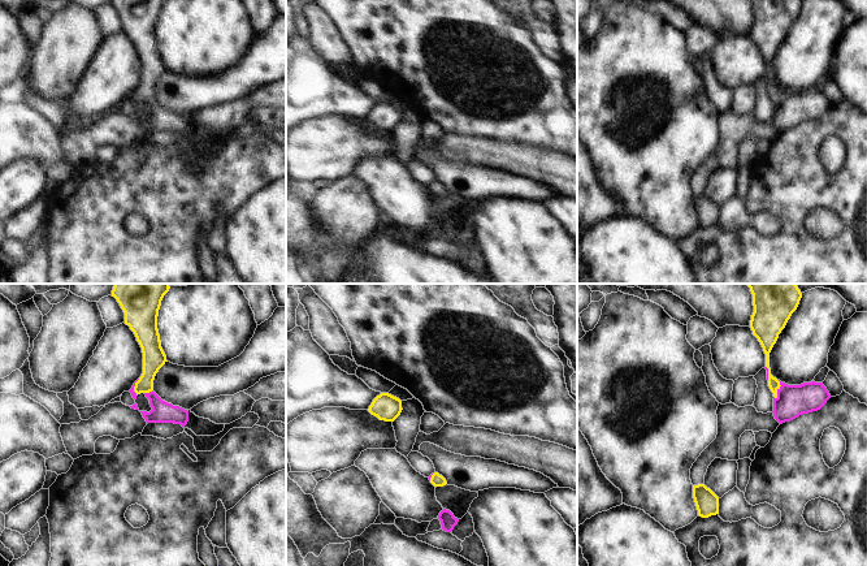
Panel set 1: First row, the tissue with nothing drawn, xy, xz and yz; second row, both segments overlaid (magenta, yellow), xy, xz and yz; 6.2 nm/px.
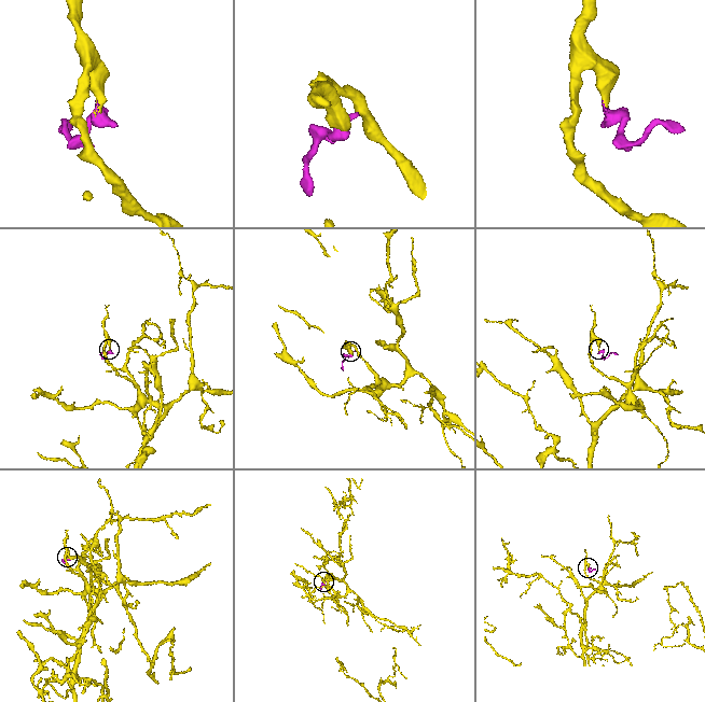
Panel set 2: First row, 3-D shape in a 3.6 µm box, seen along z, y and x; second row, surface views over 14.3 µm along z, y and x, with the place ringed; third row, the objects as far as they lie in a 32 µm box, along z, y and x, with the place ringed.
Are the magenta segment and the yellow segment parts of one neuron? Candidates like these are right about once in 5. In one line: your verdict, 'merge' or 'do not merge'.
merge

